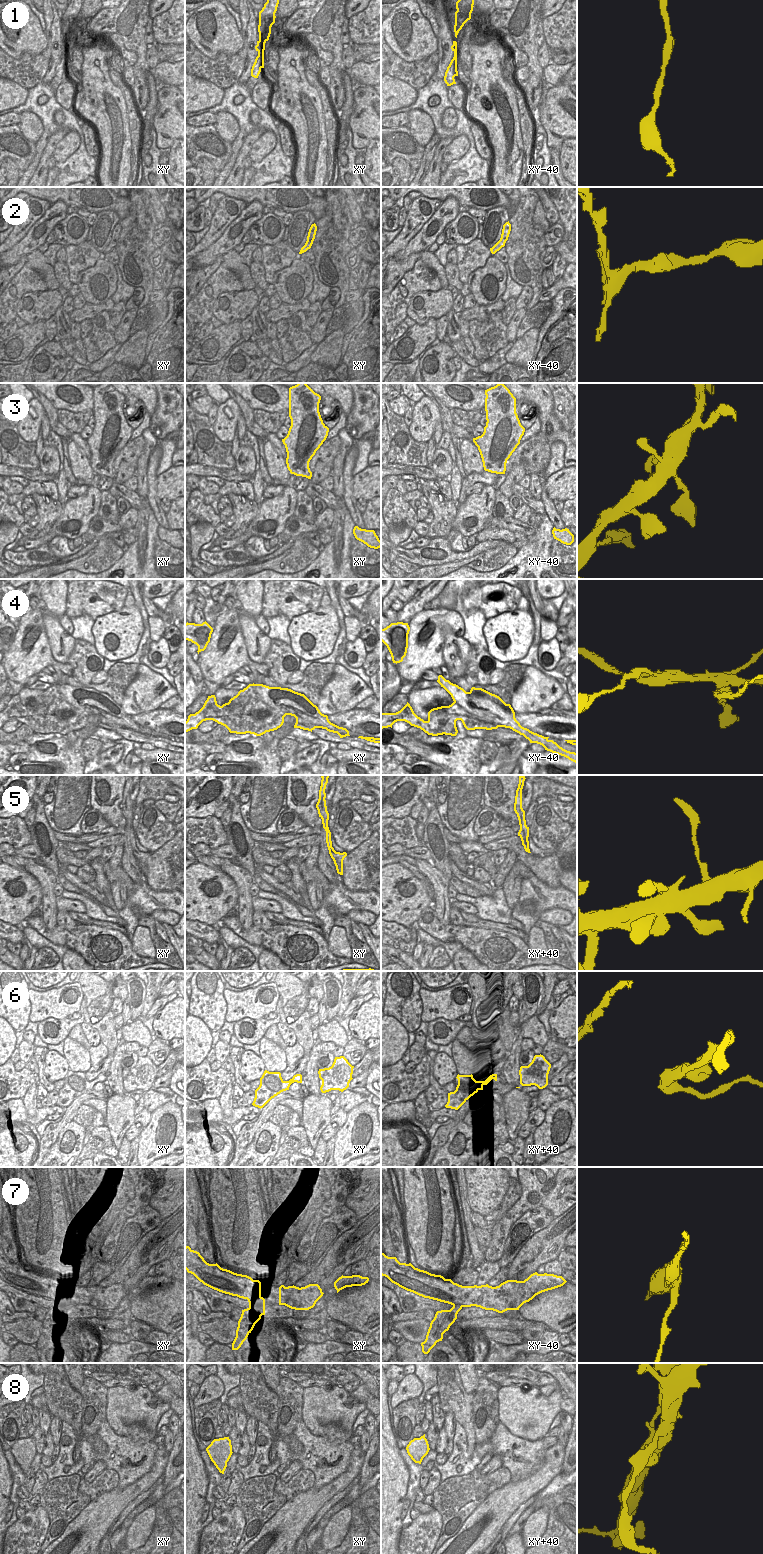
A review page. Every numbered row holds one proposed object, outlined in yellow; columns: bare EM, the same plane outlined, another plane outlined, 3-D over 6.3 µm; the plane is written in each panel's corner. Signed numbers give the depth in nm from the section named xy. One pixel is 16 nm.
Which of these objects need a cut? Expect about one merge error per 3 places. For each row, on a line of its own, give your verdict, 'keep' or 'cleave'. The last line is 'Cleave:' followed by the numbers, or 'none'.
1: keep
2: keep
3: keep
4: cleave
5: cleave
6: cleave
7: cleave
8: cleave
Cleave: 4, 5, 6, 7, 8

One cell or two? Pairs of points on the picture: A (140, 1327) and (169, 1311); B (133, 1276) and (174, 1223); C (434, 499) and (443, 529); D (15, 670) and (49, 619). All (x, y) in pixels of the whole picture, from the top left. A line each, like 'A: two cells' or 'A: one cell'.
A: two cells
B: one cell
C: one cell
D: two cells

